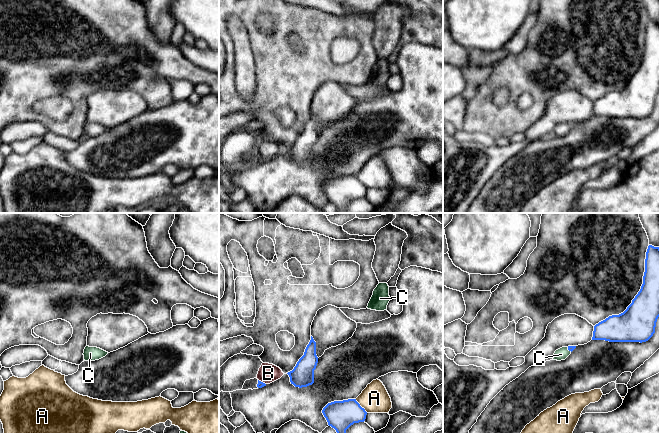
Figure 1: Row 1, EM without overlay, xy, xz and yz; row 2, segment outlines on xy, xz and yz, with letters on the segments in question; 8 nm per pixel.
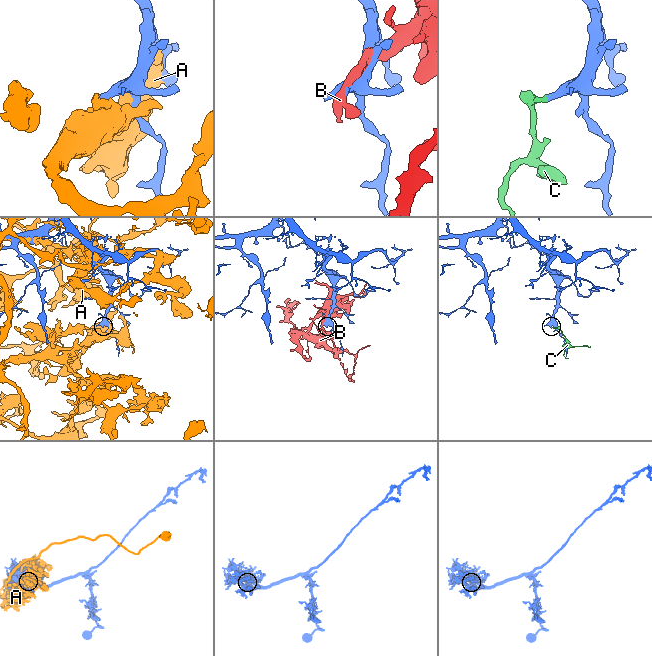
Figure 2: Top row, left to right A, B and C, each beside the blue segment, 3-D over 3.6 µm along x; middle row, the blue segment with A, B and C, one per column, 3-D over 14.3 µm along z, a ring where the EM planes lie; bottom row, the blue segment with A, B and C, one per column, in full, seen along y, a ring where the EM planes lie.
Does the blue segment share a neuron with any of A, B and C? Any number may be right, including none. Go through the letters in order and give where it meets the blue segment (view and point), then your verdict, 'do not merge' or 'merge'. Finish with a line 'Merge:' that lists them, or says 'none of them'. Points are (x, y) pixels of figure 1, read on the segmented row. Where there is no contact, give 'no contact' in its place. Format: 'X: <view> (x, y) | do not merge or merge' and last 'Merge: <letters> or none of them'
A: xz (360, 406) | do not merge
B: xz (262, 382) | do not merge
C: yz (569, 350) | merge
Merge: C

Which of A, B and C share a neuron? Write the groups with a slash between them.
A / B / C

